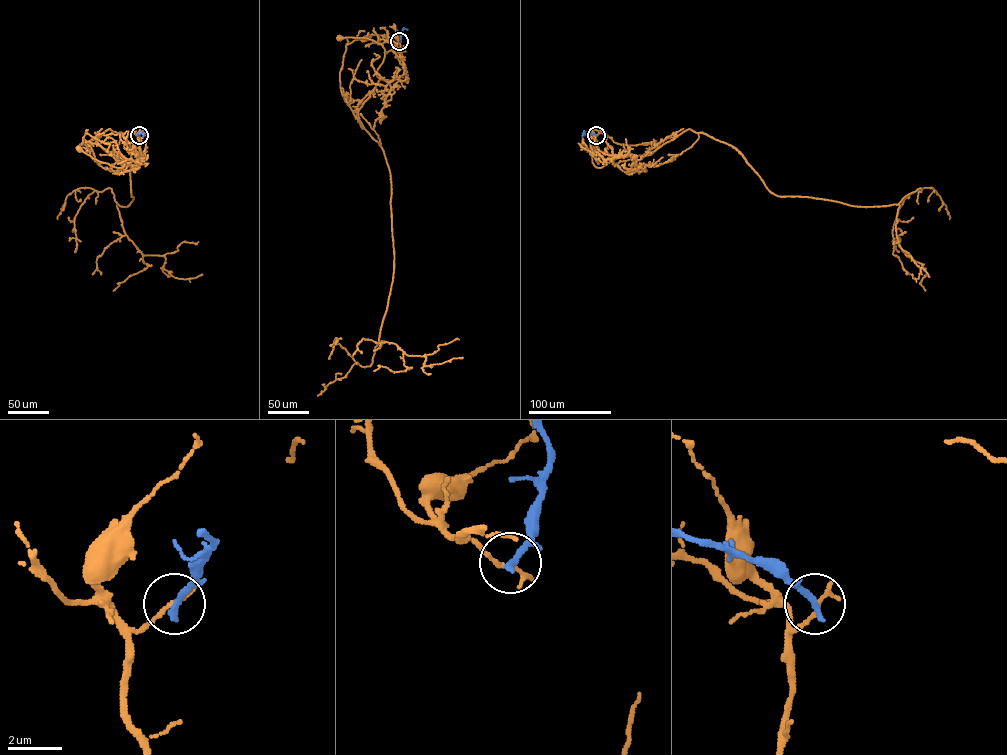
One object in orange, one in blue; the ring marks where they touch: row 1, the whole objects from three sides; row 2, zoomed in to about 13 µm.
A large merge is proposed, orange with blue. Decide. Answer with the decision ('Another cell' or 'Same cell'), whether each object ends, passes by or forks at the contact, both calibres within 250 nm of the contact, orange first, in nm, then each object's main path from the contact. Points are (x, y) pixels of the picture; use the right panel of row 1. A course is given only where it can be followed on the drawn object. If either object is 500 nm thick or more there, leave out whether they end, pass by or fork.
Another cell. At the ring orange passes by. At the ring blue ends. Thickness 150 nm (orange) against 280 nm. Course of orange: (596, 135), (600, 151), (629, 154), (635, 162), (624, 156), (598, 168), (592, 162), (593, 148). Course of blue: (596, 135), (589, 131), (583, 133), (583, 130)

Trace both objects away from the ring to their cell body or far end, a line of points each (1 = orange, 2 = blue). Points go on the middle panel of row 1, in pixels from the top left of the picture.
1: (399, 41), (404, 73), (395, 79), (383, 80), (376, 73), (385, 56), (383, 46), (368, 38), (340, 38)
2: (399, 41), (402, 29), (407, 29)

